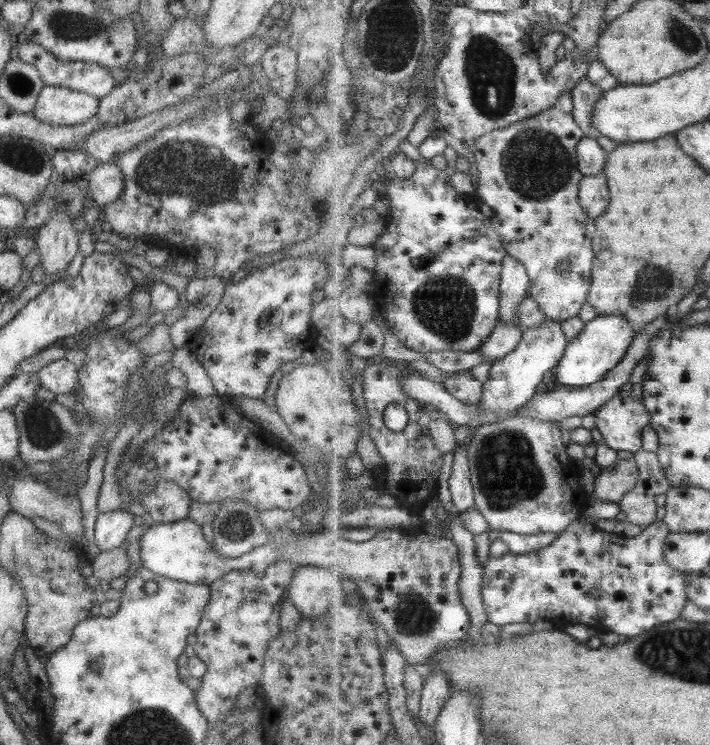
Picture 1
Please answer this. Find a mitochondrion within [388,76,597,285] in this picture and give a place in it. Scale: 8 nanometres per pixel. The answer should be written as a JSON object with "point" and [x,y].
{"point":[536,165]}

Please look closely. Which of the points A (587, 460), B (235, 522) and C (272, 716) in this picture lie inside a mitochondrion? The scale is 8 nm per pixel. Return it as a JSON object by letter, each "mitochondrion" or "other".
{"A":"other","B":"mitochondrion","C":"other"}

